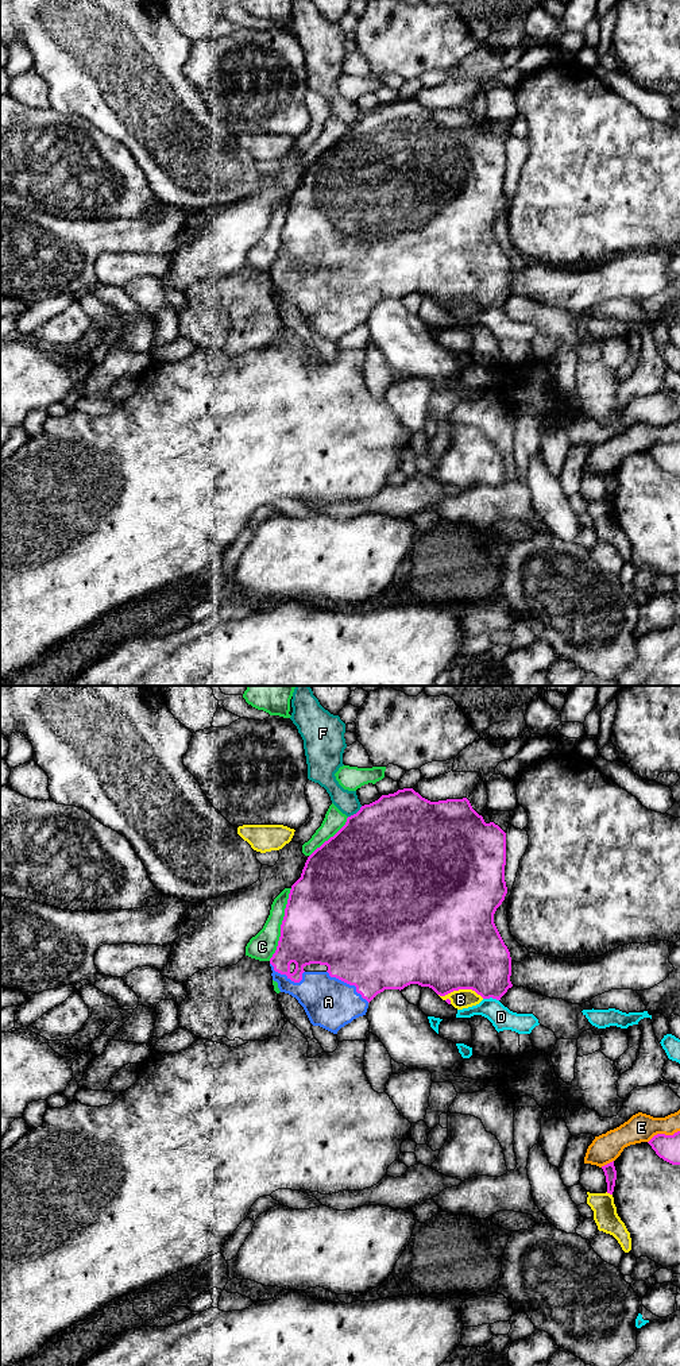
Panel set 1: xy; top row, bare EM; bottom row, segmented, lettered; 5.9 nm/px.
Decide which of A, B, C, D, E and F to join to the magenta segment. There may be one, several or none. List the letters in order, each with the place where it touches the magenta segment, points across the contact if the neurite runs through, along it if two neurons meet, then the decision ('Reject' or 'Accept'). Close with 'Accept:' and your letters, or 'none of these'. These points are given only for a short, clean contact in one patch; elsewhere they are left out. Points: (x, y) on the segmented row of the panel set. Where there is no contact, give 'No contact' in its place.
A: Touches magenta at xy (348, 983). Accept
B: Touches magenta at xy (462, 988). Reject
C: Touches magenta at xy (281, 925). Reject
D: Touches magenta at xy (491, 996). Reject
E: Touches magenta at xy (663, 1134). Reject
F: Touches magenta at xy (356, 813). Reject
Accept: A

